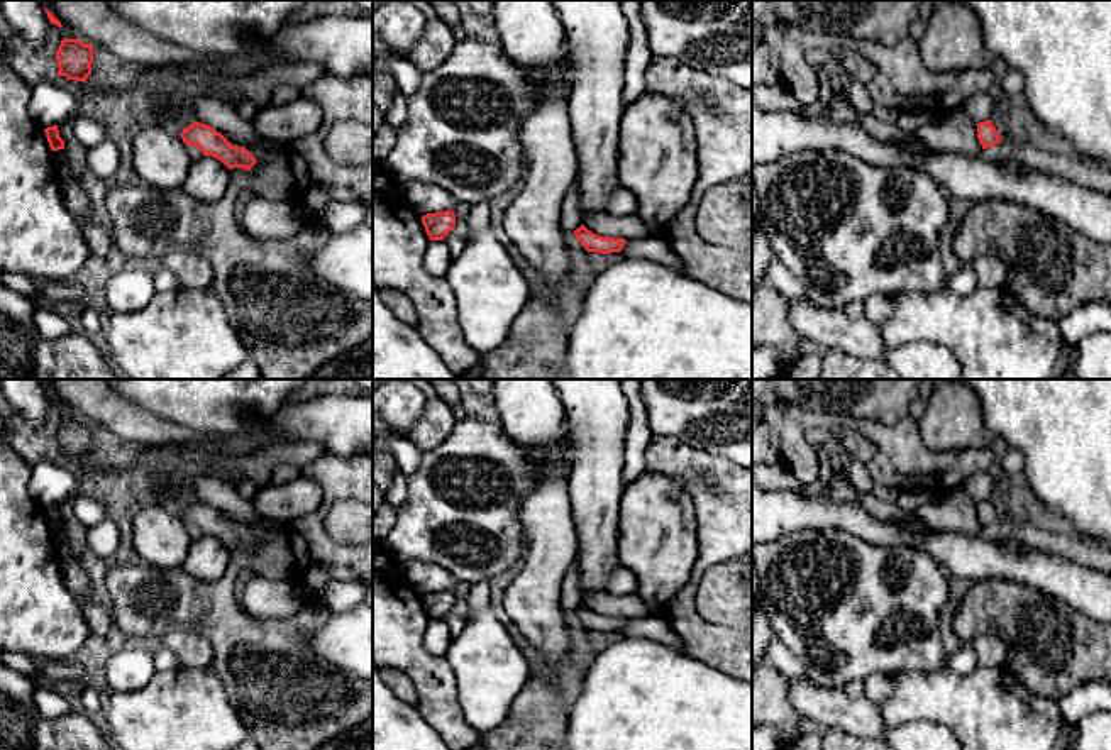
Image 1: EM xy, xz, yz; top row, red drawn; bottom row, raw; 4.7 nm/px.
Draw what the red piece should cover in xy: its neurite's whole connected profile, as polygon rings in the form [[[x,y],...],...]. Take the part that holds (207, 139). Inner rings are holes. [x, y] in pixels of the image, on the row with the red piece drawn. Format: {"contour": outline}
{"contour": [[[193,122],[183,129],[181,139],[186,146],[198,147],[203,156],[217,157],[229,169],[242,168],[249,171],[256,164],[256,157],[246,147],[232,146],[210,125]]]}

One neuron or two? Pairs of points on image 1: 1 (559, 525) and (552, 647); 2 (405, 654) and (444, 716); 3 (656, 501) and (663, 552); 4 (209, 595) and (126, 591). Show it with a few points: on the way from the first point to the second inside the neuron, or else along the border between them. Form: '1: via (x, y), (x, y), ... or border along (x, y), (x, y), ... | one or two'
1: via (549, 556), (547, 617) | one
2: via (420, 669), (436, 686), (437, 701) | one
3: via (656, 513), (657, 540) | one
4: via (188, 595), (146, 595) | one

